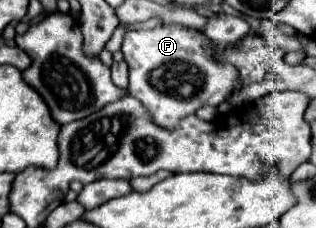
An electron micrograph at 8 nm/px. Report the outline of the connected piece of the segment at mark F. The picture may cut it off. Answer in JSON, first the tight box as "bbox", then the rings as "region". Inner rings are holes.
{"bbox":[122,24,240,128],"region":[[[176,24],[128,32],[122,42],[122,54],[130,70],[130,94],[140,98],[152,112],[154,122],[164,128],[176,128],[180,118],[194,114],[202,106],[226,102],[240,84],[236,68],[212,58],[212,50],[202,32]]]}

